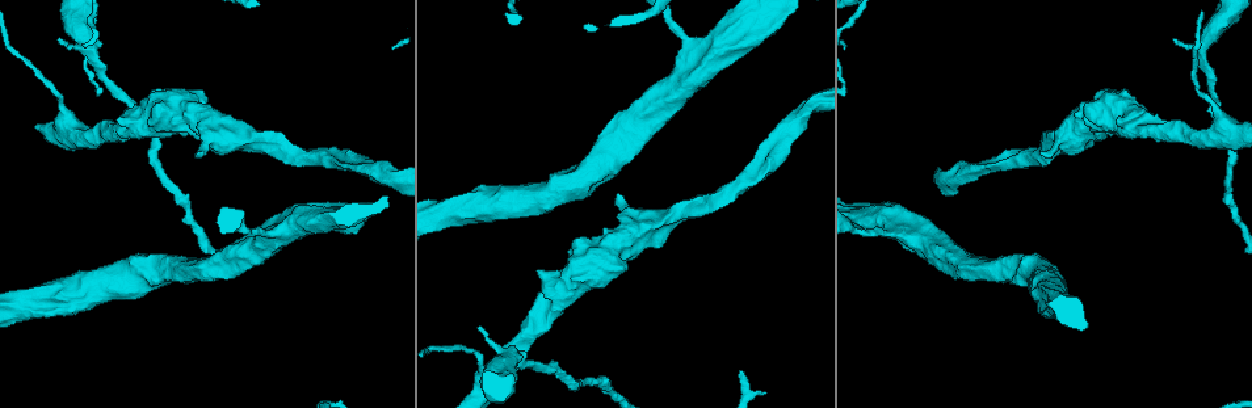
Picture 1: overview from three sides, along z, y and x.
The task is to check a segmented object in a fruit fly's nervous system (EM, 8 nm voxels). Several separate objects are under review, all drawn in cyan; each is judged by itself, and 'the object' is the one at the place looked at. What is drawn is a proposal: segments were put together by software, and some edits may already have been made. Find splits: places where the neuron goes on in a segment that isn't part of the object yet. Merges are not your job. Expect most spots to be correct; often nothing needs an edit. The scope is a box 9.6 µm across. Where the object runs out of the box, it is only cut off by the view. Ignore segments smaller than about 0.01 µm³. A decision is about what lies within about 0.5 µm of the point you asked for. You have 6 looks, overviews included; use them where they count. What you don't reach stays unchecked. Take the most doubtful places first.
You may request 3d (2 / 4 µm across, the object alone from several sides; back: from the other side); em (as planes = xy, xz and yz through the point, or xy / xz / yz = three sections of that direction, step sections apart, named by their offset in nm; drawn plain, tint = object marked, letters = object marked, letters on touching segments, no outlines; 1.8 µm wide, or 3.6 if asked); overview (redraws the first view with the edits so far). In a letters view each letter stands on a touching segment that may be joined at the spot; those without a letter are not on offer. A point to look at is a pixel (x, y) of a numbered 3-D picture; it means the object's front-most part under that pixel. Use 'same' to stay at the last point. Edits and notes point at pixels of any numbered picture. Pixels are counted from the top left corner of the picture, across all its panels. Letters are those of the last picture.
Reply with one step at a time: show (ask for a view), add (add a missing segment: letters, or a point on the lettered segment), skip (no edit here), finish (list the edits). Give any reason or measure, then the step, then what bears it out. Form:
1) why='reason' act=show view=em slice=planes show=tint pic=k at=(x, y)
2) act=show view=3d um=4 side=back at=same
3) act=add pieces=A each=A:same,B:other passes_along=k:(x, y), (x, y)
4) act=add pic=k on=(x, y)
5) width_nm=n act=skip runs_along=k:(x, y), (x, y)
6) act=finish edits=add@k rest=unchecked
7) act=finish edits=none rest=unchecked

why='stops while still wide' act=show view=3d um=2 pic=1 at=(536, 271)

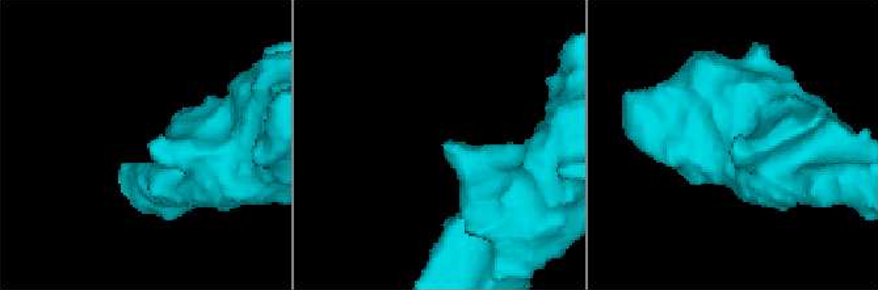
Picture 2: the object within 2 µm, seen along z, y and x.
act=show view=em slice=planes show=letters pic=2 at=(150, 146)

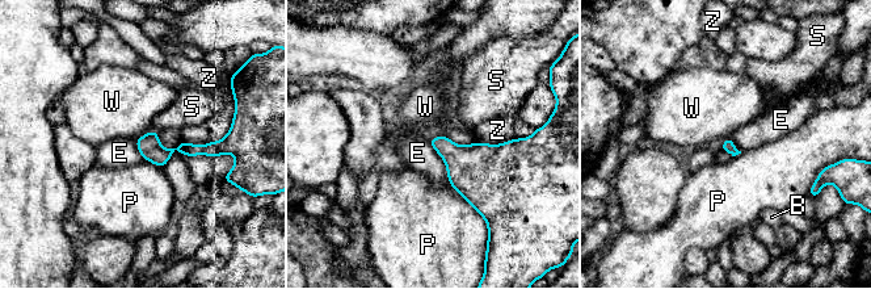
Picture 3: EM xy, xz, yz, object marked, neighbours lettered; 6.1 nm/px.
act=skip each=B:other,E:other,P:other,S:other,W:other,Z:other runs_along=3:(139, 142), (154, 151), (218, 149) found='no lettered segment goes on from it'

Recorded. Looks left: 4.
why='an open end' act=show view=3d um=4 pic=1 at=(197, 150)

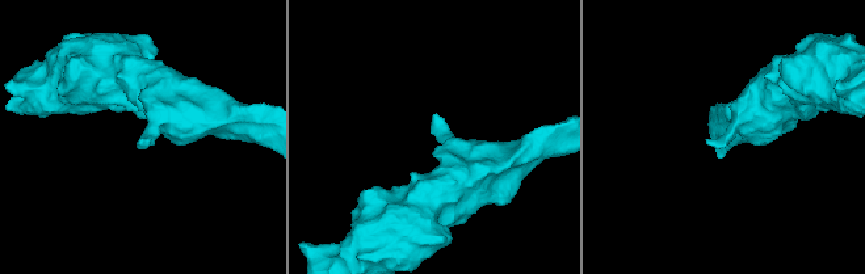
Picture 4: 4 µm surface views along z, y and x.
act=show view=em slice=planes show=tint pic=4 at=(139, 138)

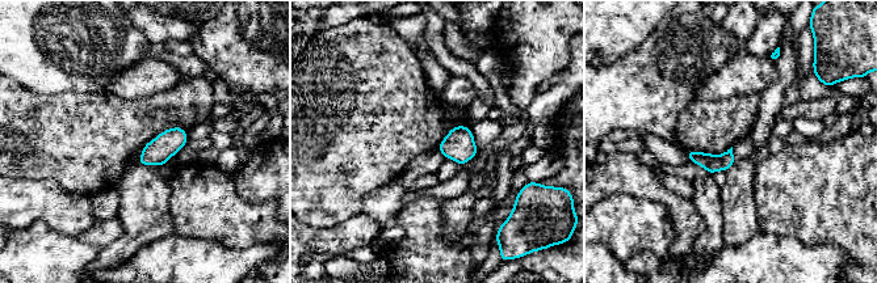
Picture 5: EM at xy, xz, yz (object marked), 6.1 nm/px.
why='what lies round it' act=show view=em slice=planes show=letters at=same

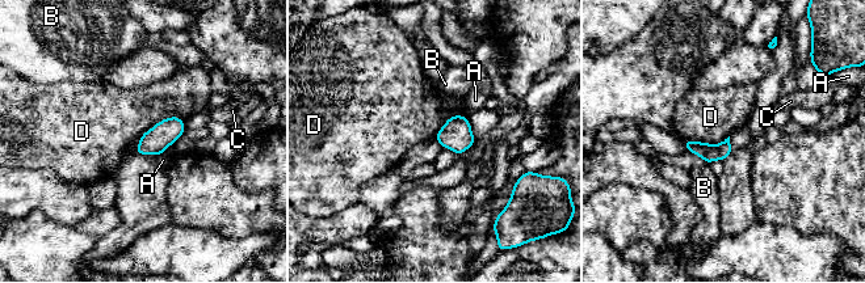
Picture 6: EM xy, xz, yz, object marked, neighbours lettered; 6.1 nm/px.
width_nm=110 act=skip each=A:other,B:other,C:other,D:other border=6:(184, 122), (166, 117), (139, 138) found='none of them fits'

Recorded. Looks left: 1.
act=finish edits=none rest=unchecked

